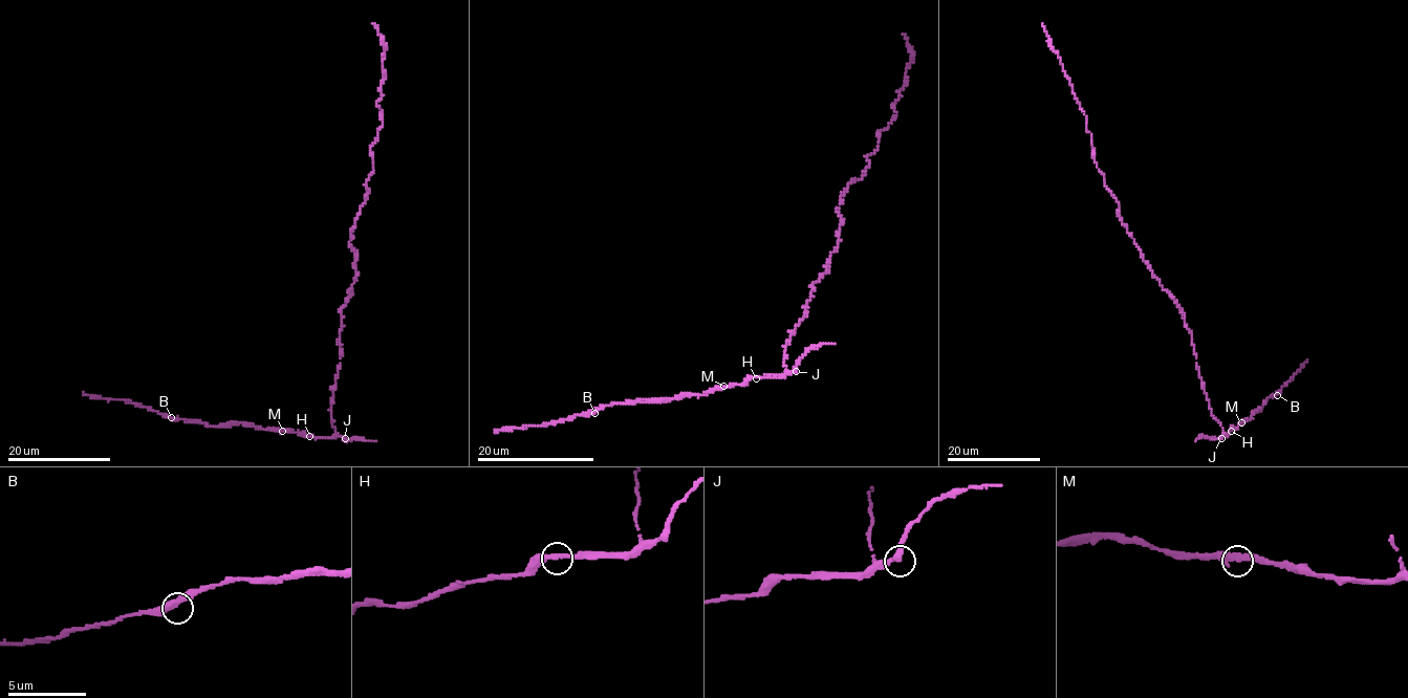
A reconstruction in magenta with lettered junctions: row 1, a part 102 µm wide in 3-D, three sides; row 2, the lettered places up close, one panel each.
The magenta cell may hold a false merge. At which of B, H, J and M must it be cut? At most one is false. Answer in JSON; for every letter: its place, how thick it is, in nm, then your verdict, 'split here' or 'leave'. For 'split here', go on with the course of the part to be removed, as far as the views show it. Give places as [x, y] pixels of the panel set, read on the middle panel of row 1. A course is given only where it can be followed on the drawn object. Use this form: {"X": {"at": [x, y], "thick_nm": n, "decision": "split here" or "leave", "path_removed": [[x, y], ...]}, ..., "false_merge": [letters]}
{"B": {"at": [594, 413], "thick_nm": 360, "decision": "leave"}, "H": {"at": [756, 378], "thick_nm": 320, "decision": "leave"}, "J": {"at": [796, 371], "thick_nm": 320, "decision": "leave"}, "M": {"at": [723, 386], "thick_nm": 360, "decision": "leave"}, "false_merge": []}

